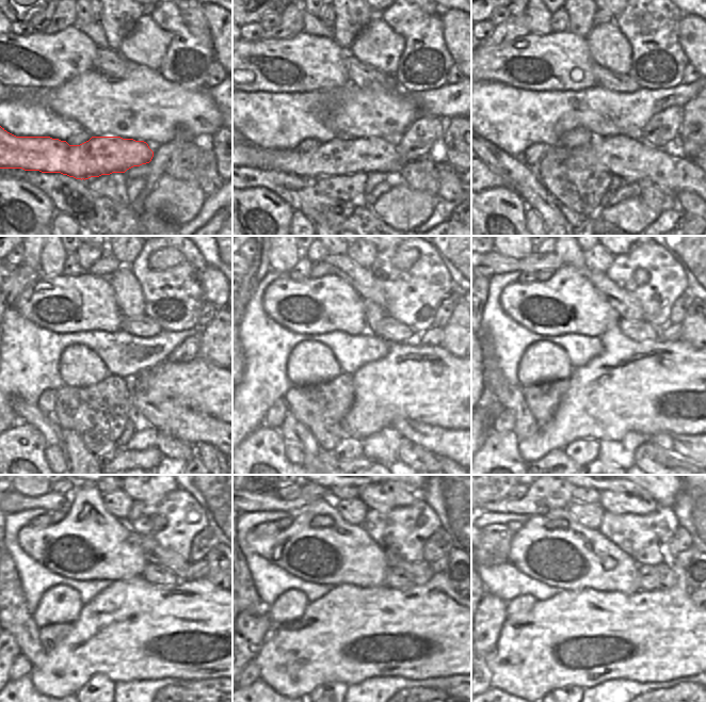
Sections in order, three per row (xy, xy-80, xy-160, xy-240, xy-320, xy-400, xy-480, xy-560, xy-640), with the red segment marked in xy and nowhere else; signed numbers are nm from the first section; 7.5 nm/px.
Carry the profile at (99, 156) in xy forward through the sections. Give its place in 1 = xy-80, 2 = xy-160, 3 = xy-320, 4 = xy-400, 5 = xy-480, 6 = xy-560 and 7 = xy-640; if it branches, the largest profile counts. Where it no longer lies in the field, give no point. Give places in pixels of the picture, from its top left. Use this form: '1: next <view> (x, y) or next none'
1: next xy-80 (369, 154)
2: next xy-160 (621, 156)
3: next xy-320 (449, 443)
4: next xy-400 (688, 448)
5: next xy-480 (210, 687)
6: next xy-560 (449, 690)
7: next none

